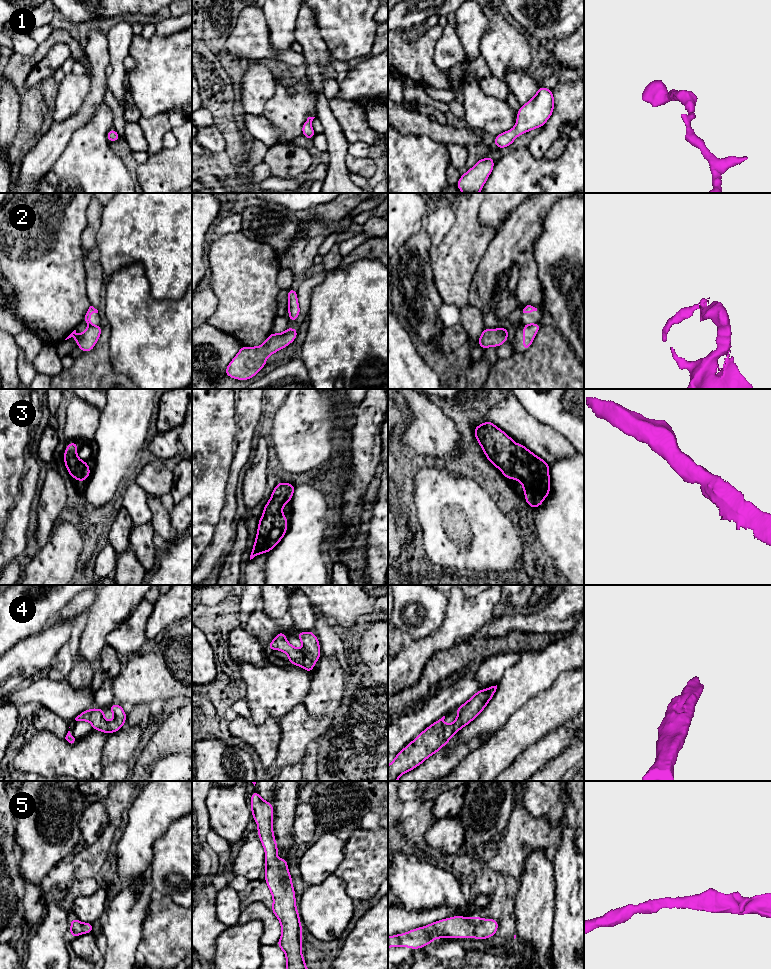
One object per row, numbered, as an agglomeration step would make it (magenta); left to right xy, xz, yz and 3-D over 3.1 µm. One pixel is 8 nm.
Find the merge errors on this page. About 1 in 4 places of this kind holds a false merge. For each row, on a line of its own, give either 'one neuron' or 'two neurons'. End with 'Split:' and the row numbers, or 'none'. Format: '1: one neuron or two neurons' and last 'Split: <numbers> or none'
1: one neuron
2: two neurons
3: one neuron
4: one neuron
5: one neuron
Split: 2

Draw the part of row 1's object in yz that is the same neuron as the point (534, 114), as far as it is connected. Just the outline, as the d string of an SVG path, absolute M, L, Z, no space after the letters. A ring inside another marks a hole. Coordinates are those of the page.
M539 87L536 95L519 108L515 127L497 134L494 145L498 148L508 147L517 136L535 128L542 127L551 117L554 109L552 90Z

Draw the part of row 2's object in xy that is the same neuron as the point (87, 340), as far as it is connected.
M102 326L88 327L81 335L77 334L76 330L74 330L65 340L73 337L76 339L79 349L83 352L89 352L96 345L101 332Z

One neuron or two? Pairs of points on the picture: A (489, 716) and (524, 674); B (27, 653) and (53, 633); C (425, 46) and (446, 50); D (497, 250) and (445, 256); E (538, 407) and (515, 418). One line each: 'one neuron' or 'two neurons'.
A: one neuron
B: one neuron
C: two neurons
D: two neurons
E: two neurons

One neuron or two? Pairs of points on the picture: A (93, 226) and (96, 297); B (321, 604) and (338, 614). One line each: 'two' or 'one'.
A: one
B: one

